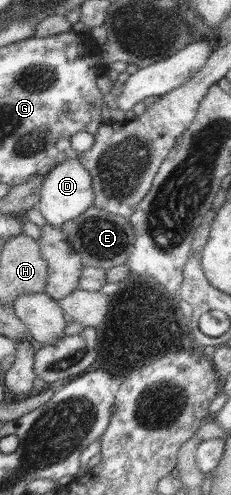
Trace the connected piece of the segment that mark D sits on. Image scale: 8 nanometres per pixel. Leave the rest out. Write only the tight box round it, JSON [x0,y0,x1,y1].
[36,157,94,228]

